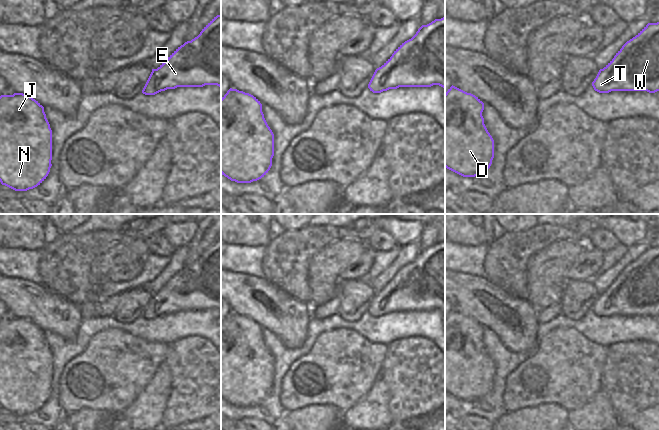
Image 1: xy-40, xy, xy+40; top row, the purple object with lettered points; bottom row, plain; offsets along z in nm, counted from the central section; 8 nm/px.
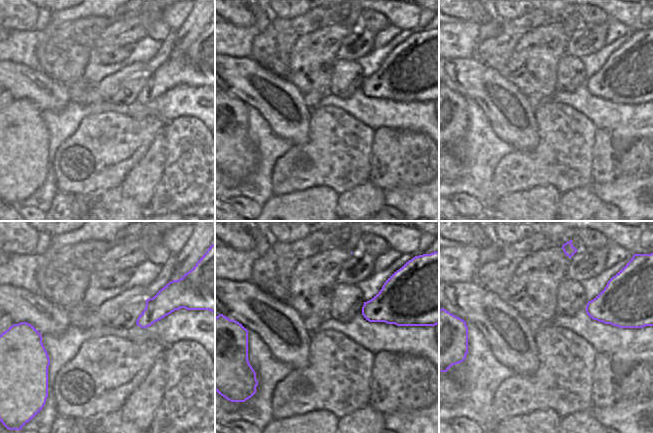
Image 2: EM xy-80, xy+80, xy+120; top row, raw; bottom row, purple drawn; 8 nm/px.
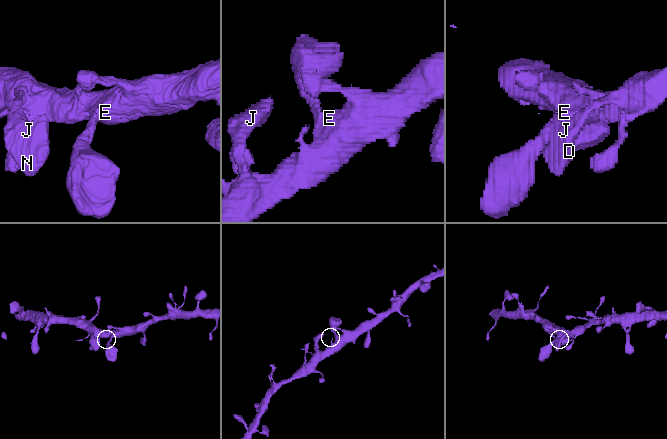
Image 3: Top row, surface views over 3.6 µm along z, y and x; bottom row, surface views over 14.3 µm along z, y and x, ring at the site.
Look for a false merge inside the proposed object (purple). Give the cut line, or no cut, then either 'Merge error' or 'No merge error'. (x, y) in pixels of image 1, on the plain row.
No split. No merge error

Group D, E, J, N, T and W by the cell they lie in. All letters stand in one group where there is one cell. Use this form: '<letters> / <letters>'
D E J N T W

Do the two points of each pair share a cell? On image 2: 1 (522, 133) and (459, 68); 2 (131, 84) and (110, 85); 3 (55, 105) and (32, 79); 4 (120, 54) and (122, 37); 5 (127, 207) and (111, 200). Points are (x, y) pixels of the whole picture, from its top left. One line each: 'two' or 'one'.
1: one
2: two
3: one
4: two
5: one

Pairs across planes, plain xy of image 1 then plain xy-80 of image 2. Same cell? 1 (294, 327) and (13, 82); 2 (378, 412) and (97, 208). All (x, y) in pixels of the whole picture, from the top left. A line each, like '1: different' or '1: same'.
1: same
2: different

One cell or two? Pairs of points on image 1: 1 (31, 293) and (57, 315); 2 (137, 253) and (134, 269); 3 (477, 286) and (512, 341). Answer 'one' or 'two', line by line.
1: one
2: two
3: one

